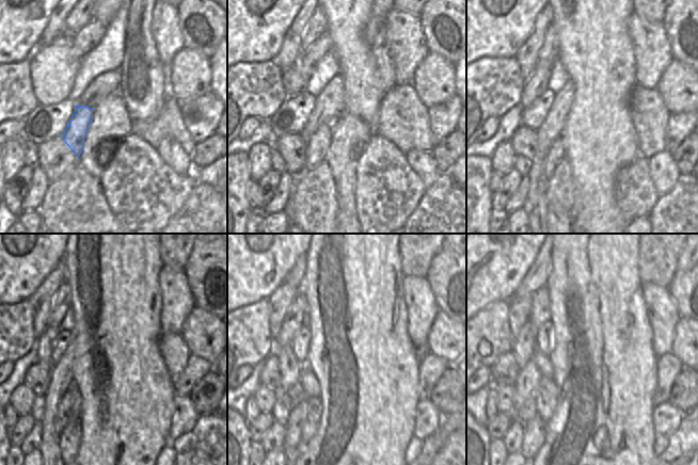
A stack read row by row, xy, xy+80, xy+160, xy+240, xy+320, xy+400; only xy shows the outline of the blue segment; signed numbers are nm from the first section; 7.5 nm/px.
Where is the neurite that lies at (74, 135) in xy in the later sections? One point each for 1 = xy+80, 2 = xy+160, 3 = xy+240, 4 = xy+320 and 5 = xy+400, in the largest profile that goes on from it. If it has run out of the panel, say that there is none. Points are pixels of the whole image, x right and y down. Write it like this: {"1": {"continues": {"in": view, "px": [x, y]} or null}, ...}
{"1": {"continues": {"in": "xy+80", "px": [317, 145]}}, "2": {"continues": {"in": "xy+160", "px": [556, 153]}}, "3": {"continues": {"in": "xy+240", "px": [62, 418]}}, "4": {"continues": {"in": "xy+320", "px": [294, 426]}}, "5": {"continues": {"in": "xy+400", "px": [535, 430]}}}

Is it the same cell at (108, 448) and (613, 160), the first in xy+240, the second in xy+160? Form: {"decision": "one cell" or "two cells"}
{"decision": "one cell"}

